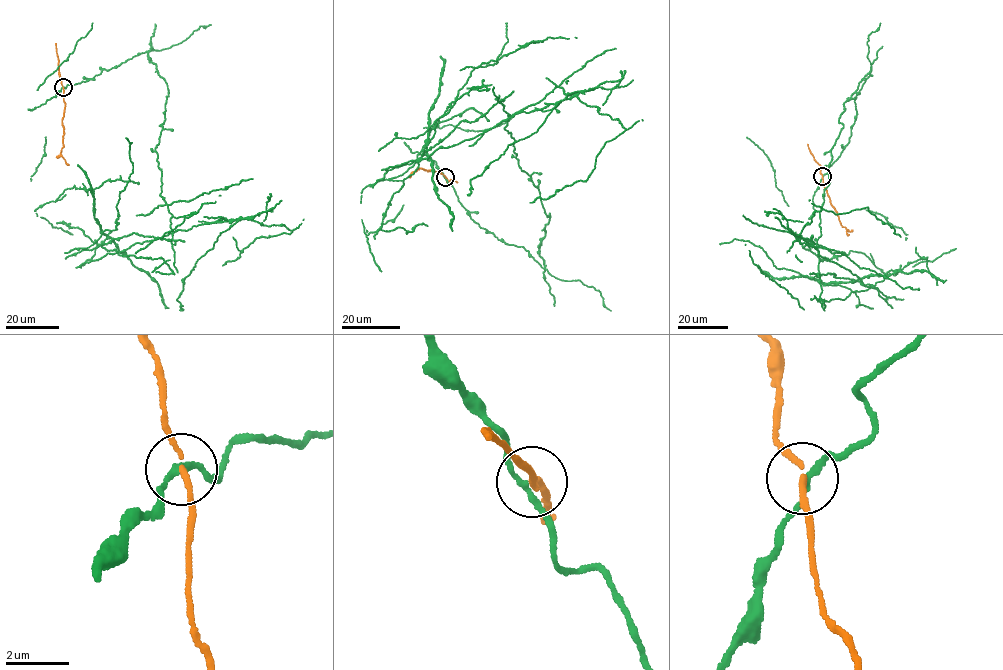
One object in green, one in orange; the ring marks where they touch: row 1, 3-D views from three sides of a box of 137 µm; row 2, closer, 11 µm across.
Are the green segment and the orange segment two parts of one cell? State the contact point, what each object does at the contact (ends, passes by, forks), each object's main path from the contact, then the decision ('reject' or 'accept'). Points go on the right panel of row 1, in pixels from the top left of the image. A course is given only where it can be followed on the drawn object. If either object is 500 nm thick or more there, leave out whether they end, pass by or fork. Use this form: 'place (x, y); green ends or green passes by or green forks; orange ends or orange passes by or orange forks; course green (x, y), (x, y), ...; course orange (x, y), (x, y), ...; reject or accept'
place (822, 176); green passes by; orange passes by; course green (822, 176), (863, 79), (816, 244), (819, 274), (875, 288), (799, 235), (814, 212), (867, 207), (900, 237); course orange (822, 176), (823, 186), (848, 234); reject

